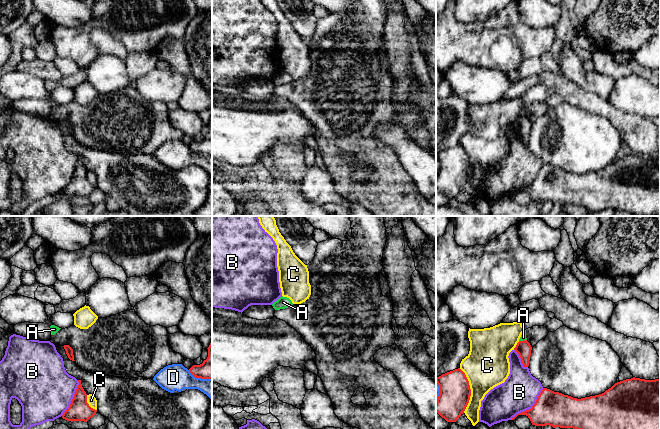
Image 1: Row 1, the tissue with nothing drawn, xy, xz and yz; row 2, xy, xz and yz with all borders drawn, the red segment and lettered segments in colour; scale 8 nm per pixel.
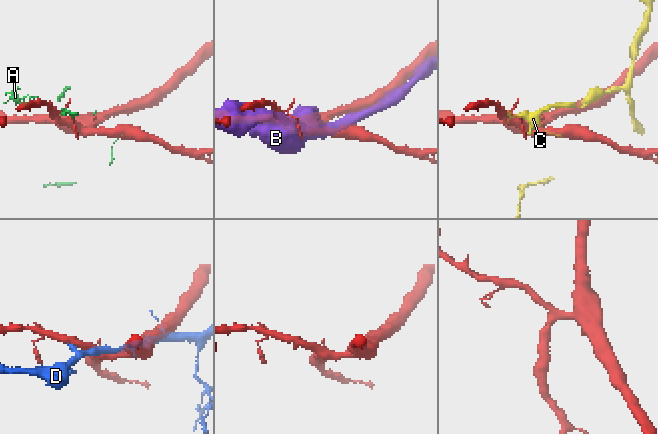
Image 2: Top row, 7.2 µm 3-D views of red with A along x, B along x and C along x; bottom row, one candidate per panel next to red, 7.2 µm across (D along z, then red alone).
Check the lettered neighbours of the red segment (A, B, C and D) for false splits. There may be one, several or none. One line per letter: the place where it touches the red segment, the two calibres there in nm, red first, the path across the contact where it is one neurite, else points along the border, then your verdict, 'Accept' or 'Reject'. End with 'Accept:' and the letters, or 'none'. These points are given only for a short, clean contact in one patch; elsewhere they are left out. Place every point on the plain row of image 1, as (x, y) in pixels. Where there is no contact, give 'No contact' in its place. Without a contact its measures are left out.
A: Touches red at yz (523, 116). Thickness 120 nm (red) against 50 nm. Reject
B: Touches red at yz (531, 184). Thickness 280 nm (red) against 300 nm. Reject
C: Touches red at yz (470, 166). Thickness 240 nm (red) against 360 nm. Reject
D: Touches red at xy (200, 153). Thickness 170 nm (red) against 220 nm. Reject
Accept: none

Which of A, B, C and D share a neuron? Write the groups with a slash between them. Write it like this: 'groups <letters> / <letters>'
groups A / B / C / D

